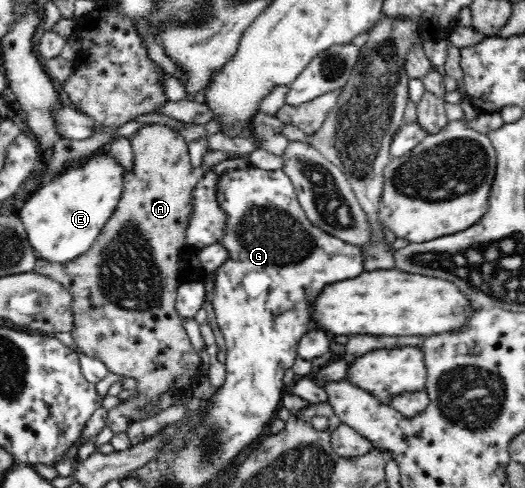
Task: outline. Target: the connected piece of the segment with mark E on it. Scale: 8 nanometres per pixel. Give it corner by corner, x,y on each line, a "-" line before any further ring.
109,152
103,154
103,156
93,155
86,161
69,167
58,177
31,194
18,211
18,217
25,227
29,244
33,247
37,259
47,261
53,265
63,265
74,258
80,257
81,254
86,253
91,248
101,229
105,226
105,222
113,214
119,198
121,198
123,170
123,165
117,163
109,155

